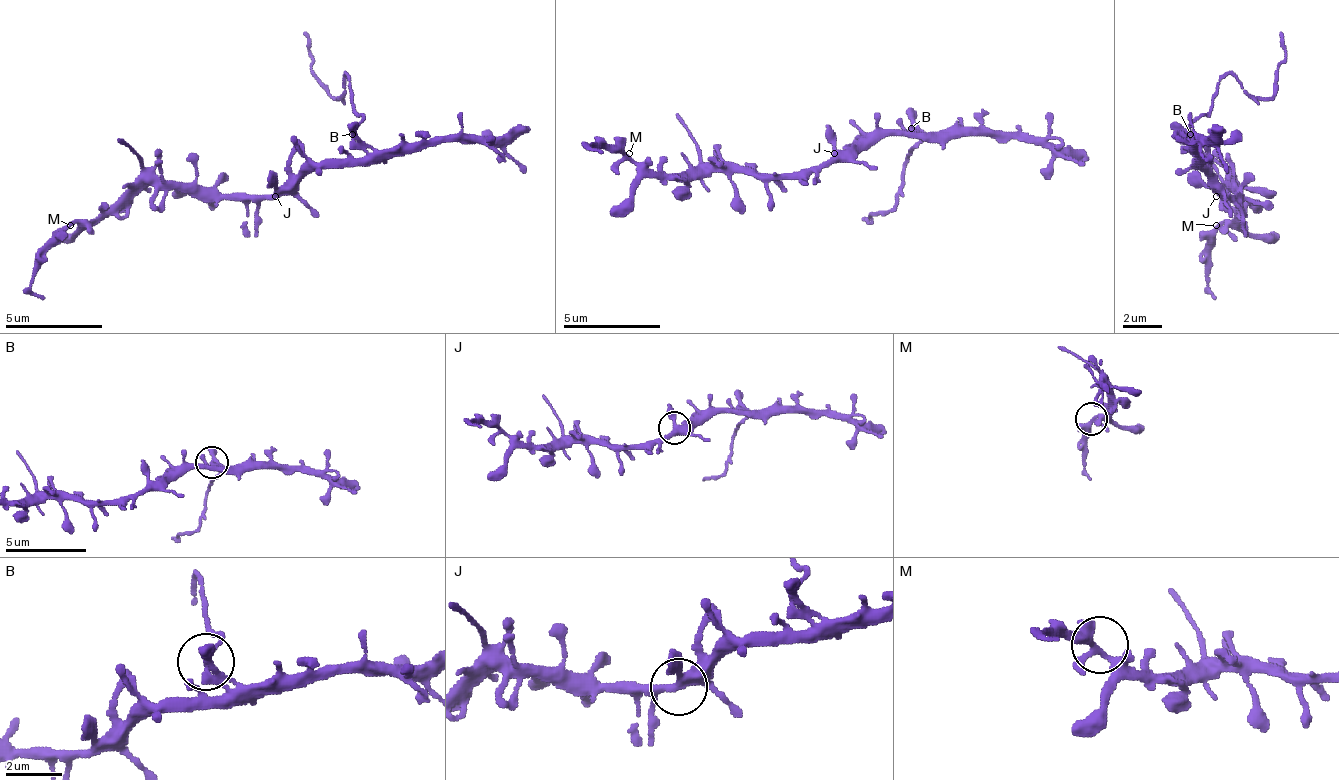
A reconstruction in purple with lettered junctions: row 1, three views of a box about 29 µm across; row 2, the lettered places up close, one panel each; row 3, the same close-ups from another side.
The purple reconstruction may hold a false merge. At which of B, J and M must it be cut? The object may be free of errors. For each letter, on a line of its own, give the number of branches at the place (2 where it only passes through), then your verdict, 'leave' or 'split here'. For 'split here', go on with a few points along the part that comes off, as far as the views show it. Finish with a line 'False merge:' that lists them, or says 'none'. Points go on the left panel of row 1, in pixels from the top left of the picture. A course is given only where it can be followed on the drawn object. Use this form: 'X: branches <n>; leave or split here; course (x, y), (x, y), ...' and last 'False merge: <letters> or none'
B: branches 4; split here; course (353, 133), (363, 118), (348, 74), (339, 98), (329, 94), (309, 55), (305, 30)
J: branches 3; leave
M: branches 4; leave
False merge: B

